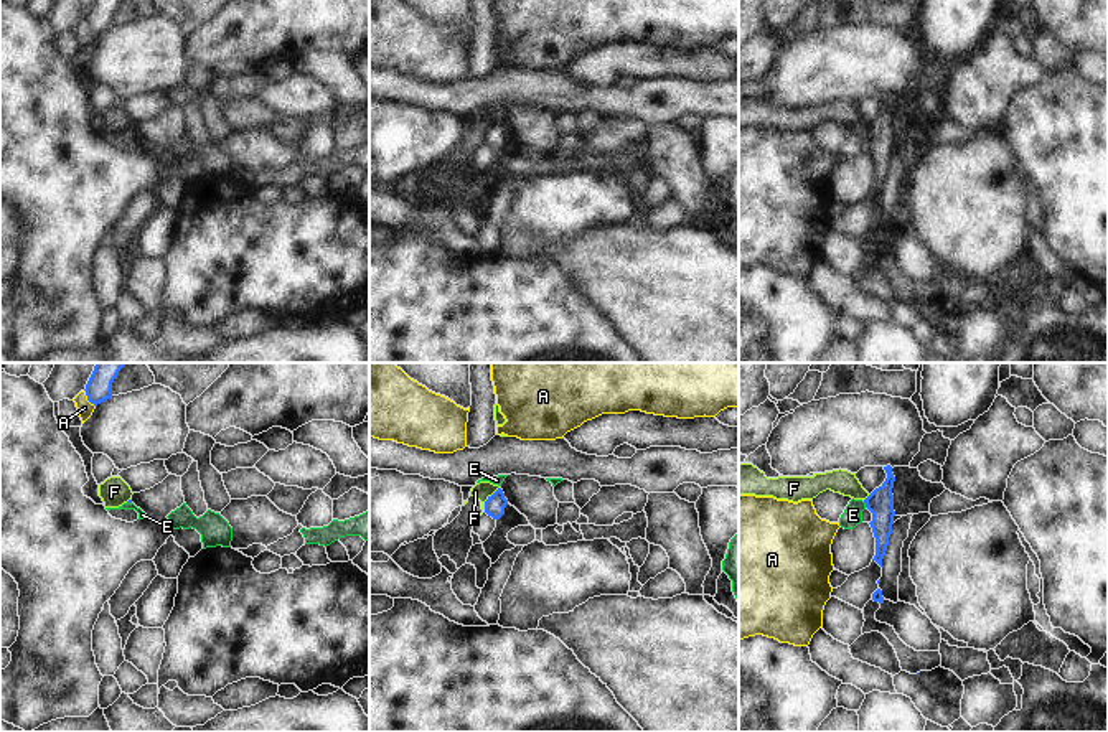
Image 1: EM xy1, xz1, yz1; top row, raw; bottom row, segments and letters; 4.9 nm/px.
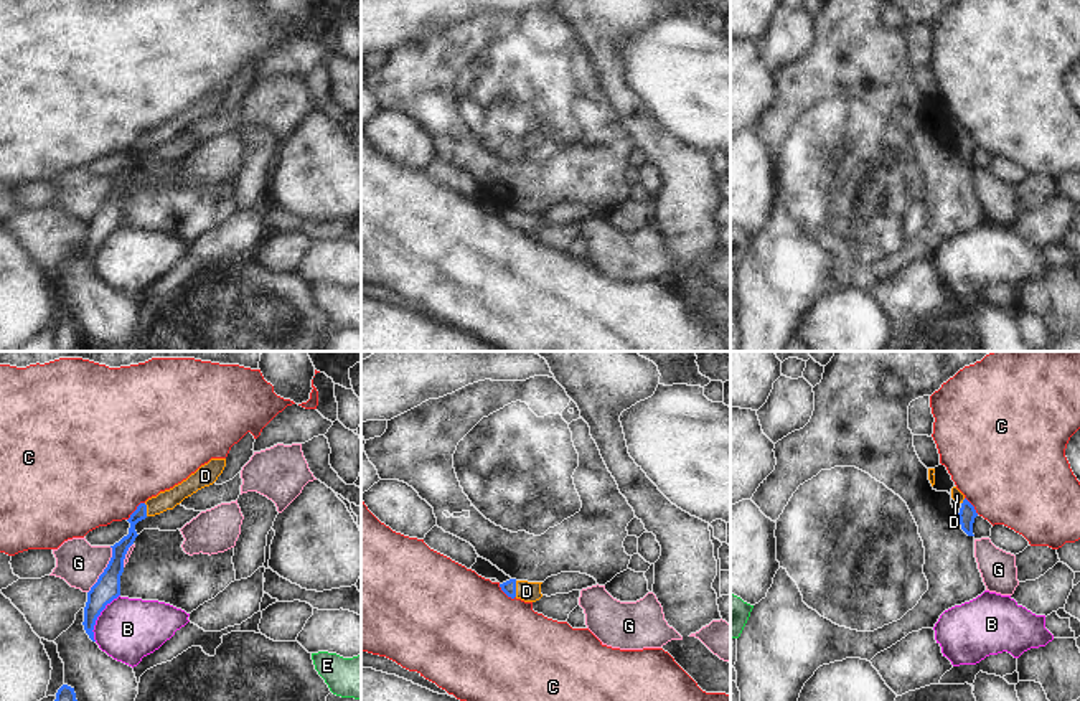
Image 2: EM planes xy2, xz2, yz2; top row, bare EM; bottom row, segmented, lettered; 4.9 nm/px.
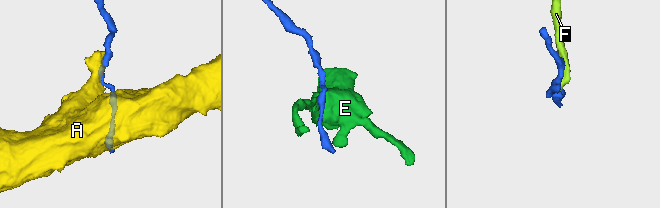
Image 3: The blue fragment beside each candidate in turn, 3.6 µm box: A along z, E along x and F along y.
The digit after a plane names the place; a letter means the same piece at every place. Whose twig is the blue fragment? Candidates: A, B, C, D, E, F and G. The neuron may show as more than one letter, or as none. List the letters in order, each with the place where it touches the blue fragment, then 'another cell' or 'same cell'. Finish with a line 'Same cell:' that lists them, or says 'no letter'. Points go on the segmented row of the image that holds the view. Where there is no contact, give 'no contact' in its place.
A: meets blue in xy1 at (88, 398); another cell
B: meets blue in xy2 at (98, 616); another cell
C: meets blue in xy2 at (136, 510); another cell
D: meets blue in xz2 at (515, 589); same cell
E: meets blue in yz1 at (866, 505); another cell
F: meets blue in xz1 at (487, 500); another cell
G: meets blue in xy2 at (104, 569); another cell
Same cell: D

